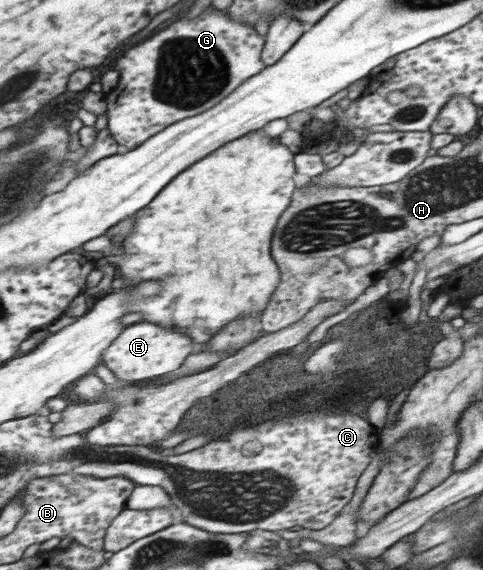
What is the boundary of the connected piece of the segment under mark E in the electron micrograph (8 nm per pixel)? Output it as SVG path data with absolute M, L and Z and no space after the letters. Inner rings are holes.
M135 323L125 326L125 331L109 344L101 363L122 383L153 379L177 369L181 361L191 353L191 343L192 341L181 335L177 329L169 327L161 329L161 325L153 325L153 323Z

